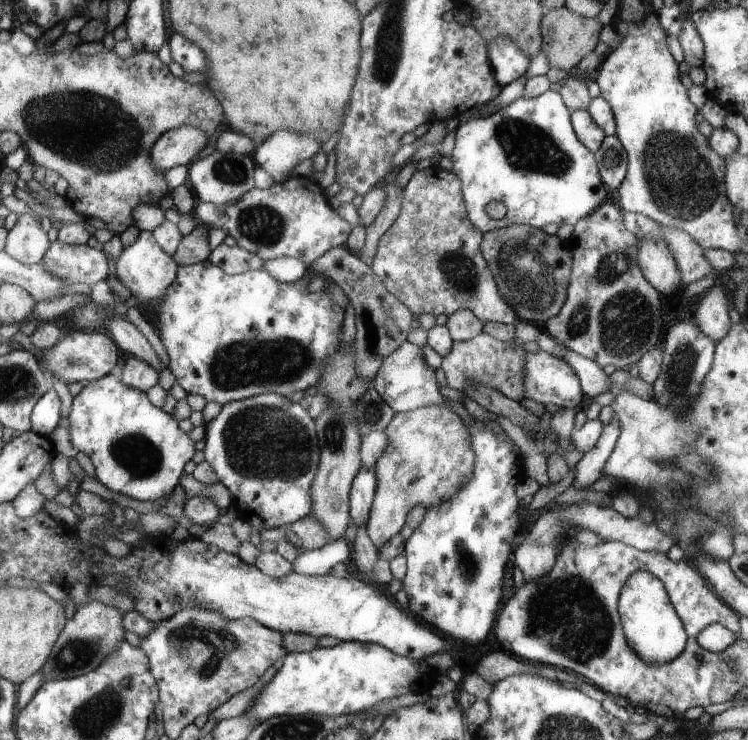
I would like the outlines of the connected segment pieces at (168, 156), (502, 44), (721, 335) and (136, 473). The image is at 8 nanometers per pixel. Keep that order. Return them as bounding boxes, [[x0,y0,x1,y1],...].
[[151,125,209,172],[488,36,531,88],[694,288,732,344],[67,375,194,502]]

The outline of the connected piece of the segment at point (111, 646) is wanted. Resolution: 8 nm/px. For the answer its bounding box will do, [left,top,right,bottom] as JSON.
[40,599,126,681]

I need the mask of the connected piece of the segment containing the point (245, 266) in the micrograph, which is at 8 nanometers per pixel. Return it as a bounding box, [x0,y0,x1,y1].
[208,243,266,276]

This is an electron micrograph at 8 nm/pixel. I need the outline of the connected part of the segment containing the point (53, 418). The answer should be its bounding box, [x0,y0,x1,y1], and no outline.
[30,390,62,437]

